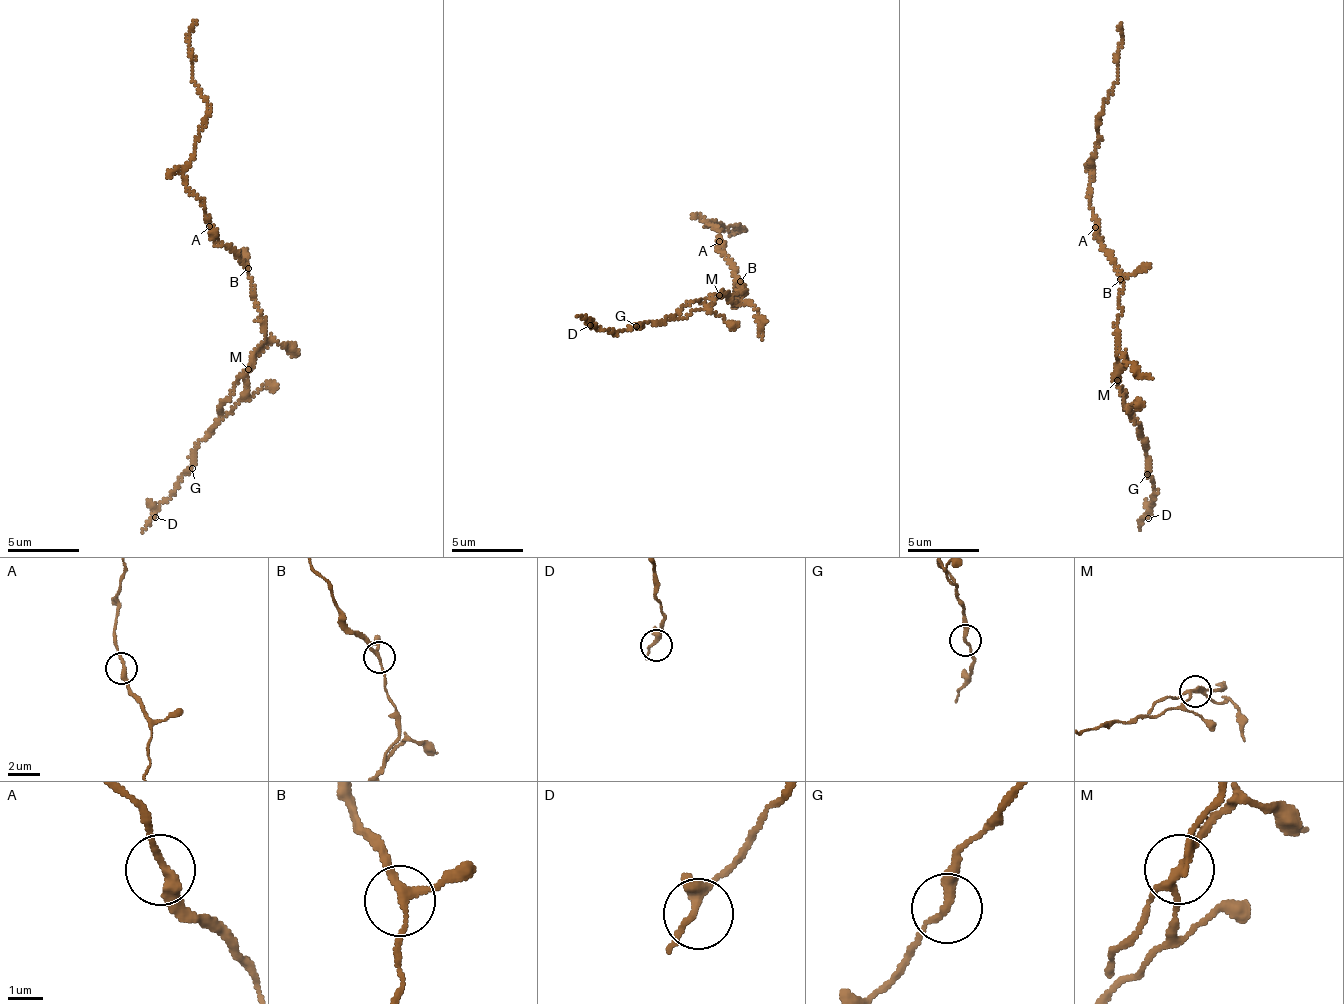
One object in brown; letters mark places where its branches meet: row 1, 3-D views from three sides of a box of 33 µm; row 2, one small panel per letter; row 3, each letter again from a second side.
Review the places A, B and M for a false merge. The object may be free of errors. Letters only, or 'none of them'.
M

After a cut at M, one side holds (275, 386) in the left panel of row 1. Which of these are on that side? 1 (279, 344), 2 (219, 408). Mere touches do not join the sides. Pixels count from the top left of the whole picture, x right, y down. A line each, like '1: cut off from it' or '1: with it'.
1: with it
2: cut off from it

